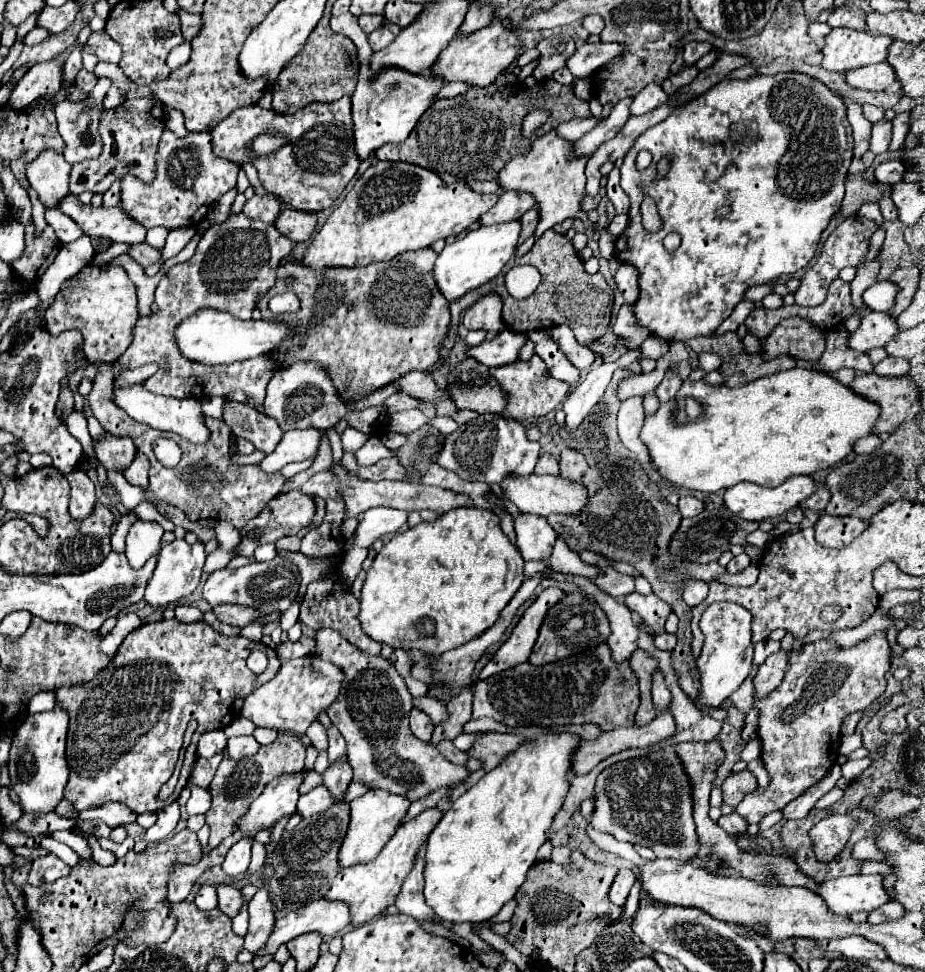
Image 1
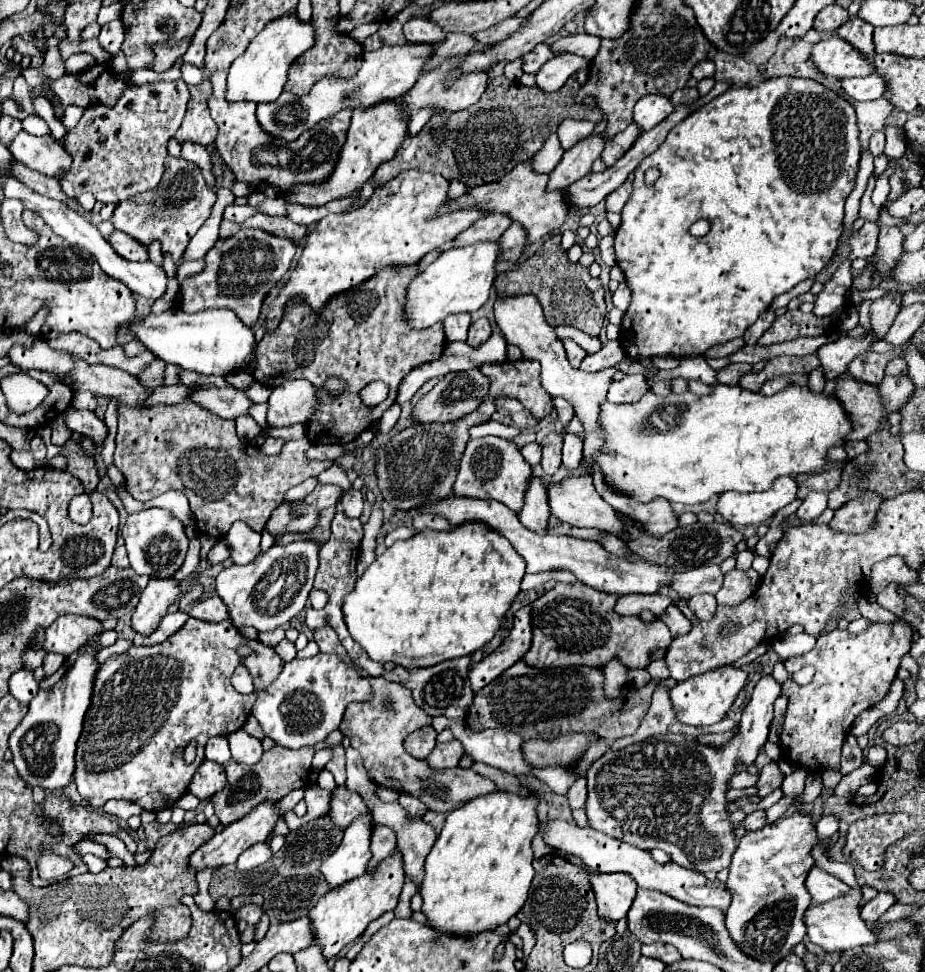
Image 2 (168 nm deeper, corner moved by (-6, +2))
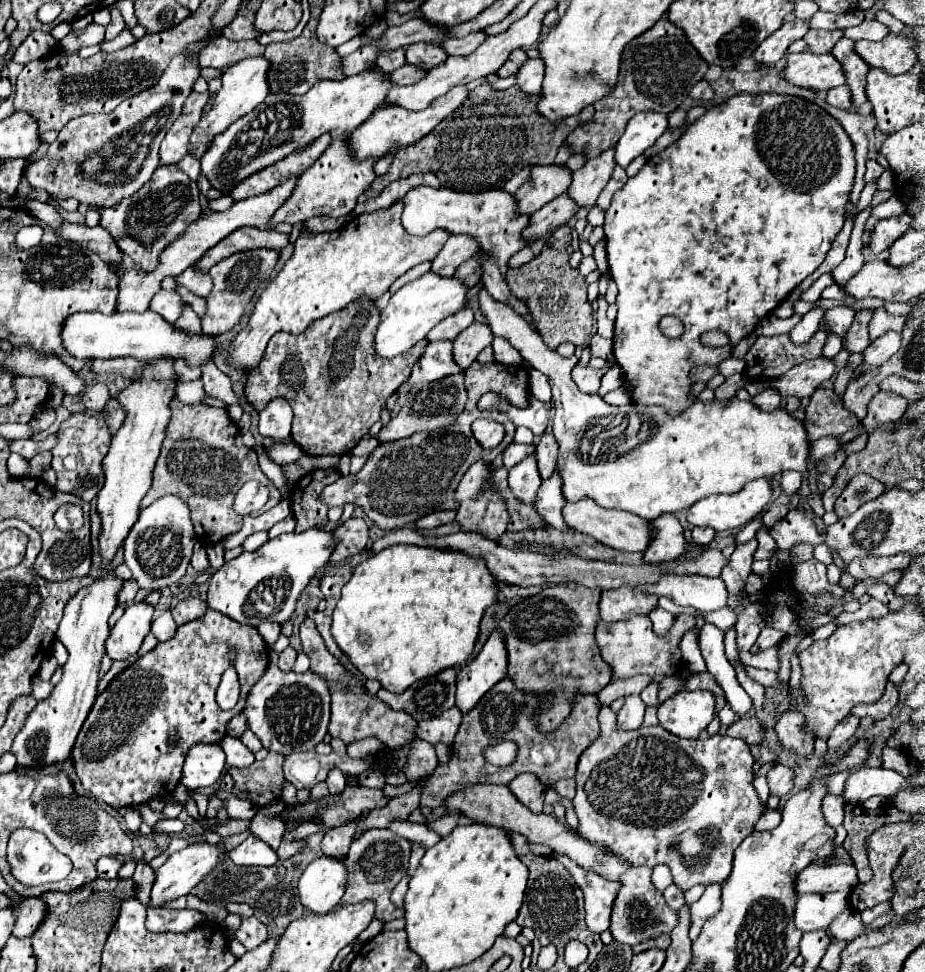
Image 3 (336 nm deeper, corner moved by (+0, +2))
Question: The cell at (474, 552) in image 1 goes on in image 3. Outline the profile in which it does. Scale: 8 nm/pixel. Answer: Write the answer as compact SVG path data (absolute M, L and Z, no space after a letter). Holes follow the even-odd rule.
M388 546L384 548L382 552L370 556L368 560L360 562L354 572L352 572L352 578L346 582L346 586L342 588L342 598L340 602L336 604L336 610L334 610L334 616L332 616L332 636L338 644L338 648L348 656L350 664L362 674L364 680L378 680L382 684L384 690L392 690L396 694L402 694L408 686L412 686L416 680L420 678L430 678L432 674L438 674L440 670L446 670L446 668L460 668L468 656L472 654L474 650L474 642L478 638L478 632L480 632L480 620L482 620L482 614L488 606L496 604L496 594L498 594L498 588L494 586L496 580L492 578L492 574L488 572L486 564L482 558L470 558L462 552L452 552L452 550L434 550L434 548L422 548L422 546Z

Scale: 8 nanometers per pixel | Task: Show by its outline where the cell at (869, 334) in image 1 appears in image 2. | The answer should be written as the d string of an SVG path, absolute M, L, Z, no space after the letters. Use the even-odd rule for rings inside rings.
M866 330L864 336L860 338L840 338L836 342L828 342L824 344L820 350L818 350L818 358L820 358L820 364L824 368L824 376L826 380L830 378L840 378L846 370L848 370L848 364L860 356L860 354L866 354L876 342L876 336L872 330Z

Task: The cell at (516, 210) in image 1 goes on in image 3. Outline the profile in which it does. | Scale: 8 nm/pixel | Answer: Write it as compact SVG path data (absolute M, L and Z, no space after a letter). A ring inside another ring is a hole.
M452 236L448 238L448 242L444 244L444 248L438 252L438 256L432 260L432 268L430 272L434 274L442 274L444 278L446 276L452 276L454 270L466 262L468 258L472 258L472 254L476 252L478 244L470 238L470 236Z

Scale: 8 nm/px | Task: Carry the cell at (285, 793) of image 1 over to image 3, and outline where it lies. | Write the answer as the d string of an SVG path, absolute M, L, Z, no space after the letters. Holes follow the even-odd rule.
M190 844L180 852L174 852L160 868L154 870L156 878L154 878L154 886L150 892L150 902L148 906L152 908L160 908L170 900L176 900L180 896L190 894L190 890L196 886L196 882L200 882L206 874L212 872L212 868L226 856L226 852L222 852L216 844Z

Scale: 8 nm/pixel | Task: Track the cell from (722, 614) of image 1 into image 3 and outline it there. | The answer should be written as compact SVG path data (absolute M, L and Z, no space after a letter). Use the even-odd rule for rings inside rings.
M684 690L658 706L658 720L664 730L678 738L696 740L714 718L714 694Z

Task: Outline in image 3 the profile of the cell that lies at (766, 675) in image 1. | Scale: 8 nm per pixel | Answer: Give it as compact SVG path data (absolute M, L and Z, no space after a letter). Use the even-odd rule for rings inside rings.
M608 706L600 708L598 720L600 734L576 766L576 796L572 800L580 820L576 832L632 866L668 866L674 884L684 892L696 884L726 882L734 850L754 832L754 824L768 810L752 786L754 758L748 744L740 738L723 738L719 733L706 740L684 740L662 726L626 732L618 728L616 712Z

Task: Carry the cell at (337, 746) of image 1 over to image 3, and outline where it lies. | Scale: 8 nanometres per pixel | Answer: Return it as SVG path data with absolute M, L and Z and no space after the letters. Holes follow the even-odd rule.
M408 820L392 822L392 824L390 824L390 830L396 832L396 834L400 834L400 836L404 836L404 838L410 840L410 842L420 842L420 844L424 844L426 848L434 846L434 844L442 838L440 834L436 834L436 832L430 830L428 826L424 826L424 824L410 824Z

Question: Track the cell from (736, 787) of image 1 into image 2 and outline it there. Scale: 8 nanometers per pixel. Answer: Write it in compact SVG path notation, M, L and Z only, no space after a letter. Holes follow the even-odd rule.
M770 762L768 766L762 768L758 780L756 780L756 796L764 798L766 794L770 794L772 790L776 790L784 780L784 774L780 772L776 762Z

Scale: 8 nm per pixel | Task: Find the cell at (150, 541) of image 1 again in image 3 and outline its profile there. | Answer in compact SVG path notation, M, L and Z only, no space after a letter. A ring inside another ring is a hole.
M168 494L140 512L138 522L132 526L124 542L124 562L132 570L132 576L140 588L148 592L162 590L176 584L184 576L194 544L196 534L192 530L188 504L182 498Z

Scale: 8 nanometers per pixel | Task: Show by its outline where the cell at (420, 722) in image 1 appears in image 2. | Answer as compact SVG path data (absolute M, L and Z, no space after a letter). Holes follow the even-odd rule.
M424 726L404 740L404 748L416 758L426 758L426 754L432 752L432 748L436 746L436 736L438 732L432 726Z

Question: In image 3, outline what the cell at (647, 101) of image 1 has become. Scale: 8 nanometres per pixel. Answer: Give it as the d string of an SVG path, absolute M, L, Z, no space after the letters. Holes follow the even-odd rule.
M640 112L636 114L622 138L616 144L616 154L614 160L618 166L626 168L636 156L644 154L646 148L650 148L668 128L668 116L660 114L660 112Z

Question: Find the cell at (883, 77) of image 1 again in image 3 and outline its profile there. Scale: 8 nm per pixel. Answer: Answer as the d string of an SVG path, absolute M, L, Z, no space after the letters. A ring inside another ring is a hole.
M844 84L844 86L840 86L840 88L832 88L832 90L828 90L828 94L826 94L826 102L828 102L830 106L834 106L834 108L848 110L848 108L852 106L848 86Z

